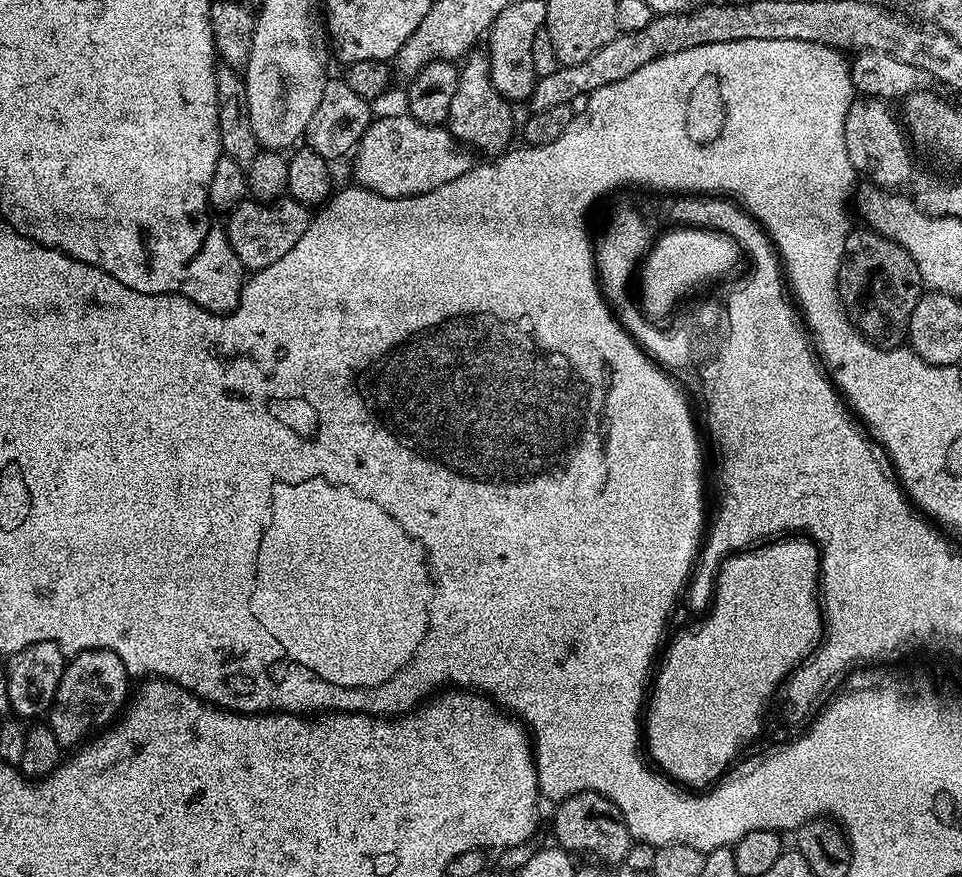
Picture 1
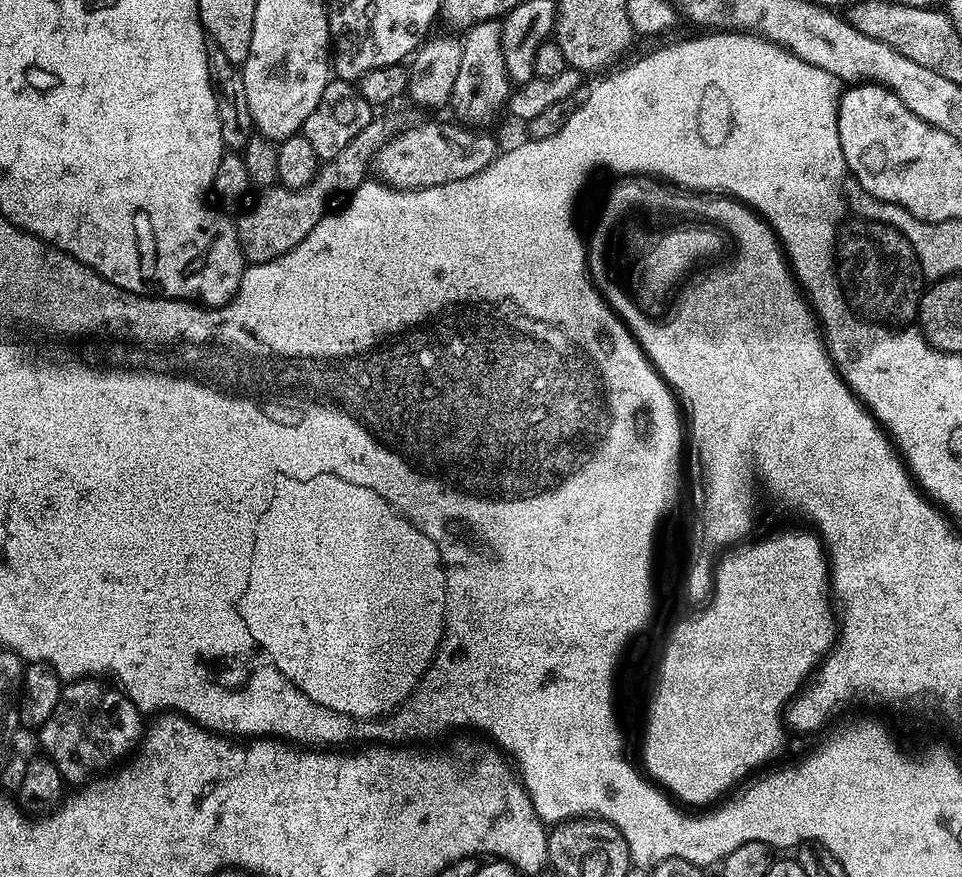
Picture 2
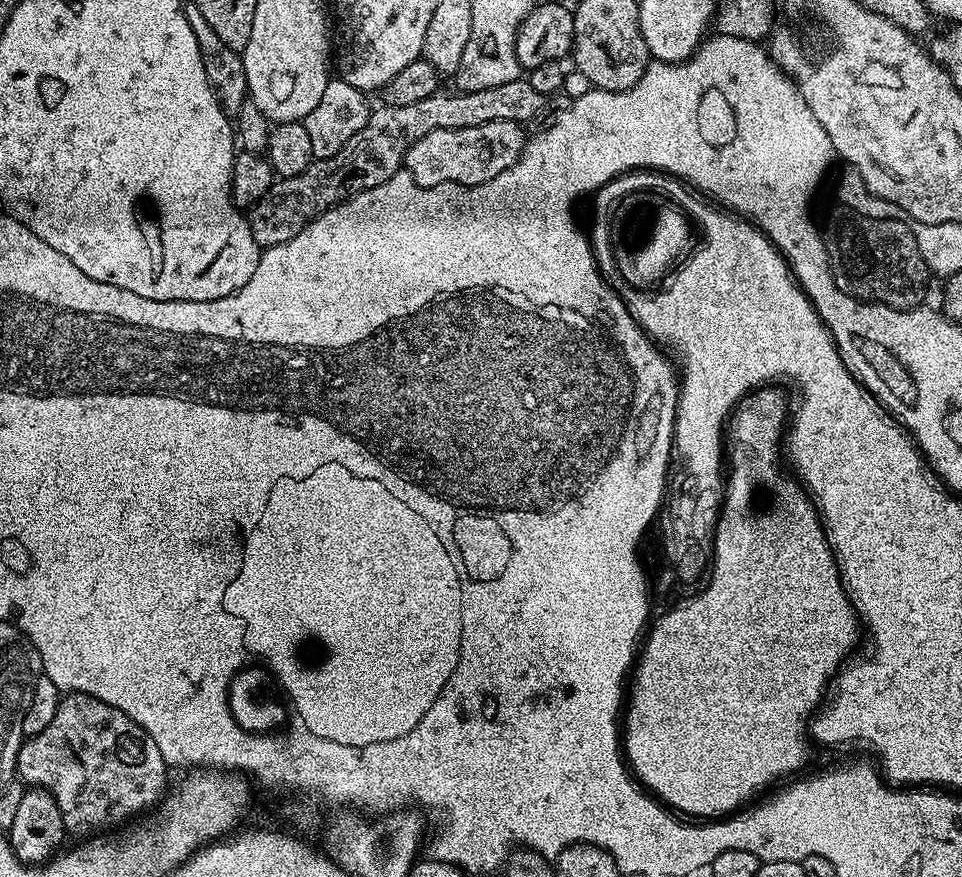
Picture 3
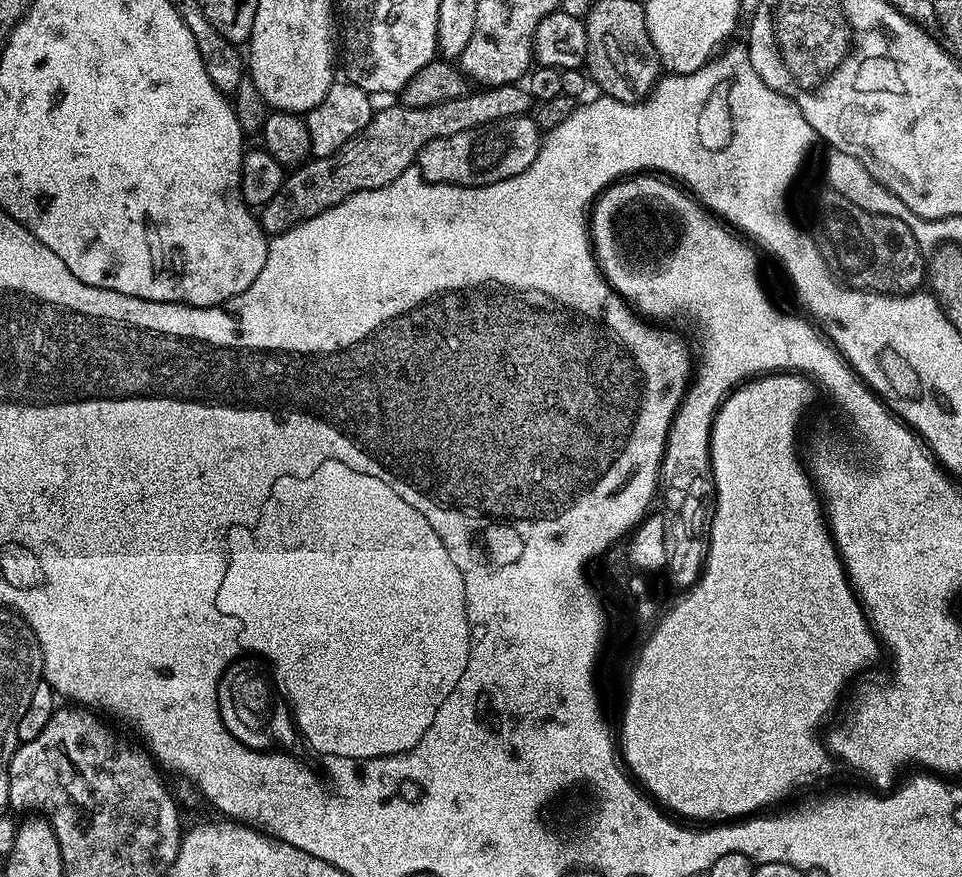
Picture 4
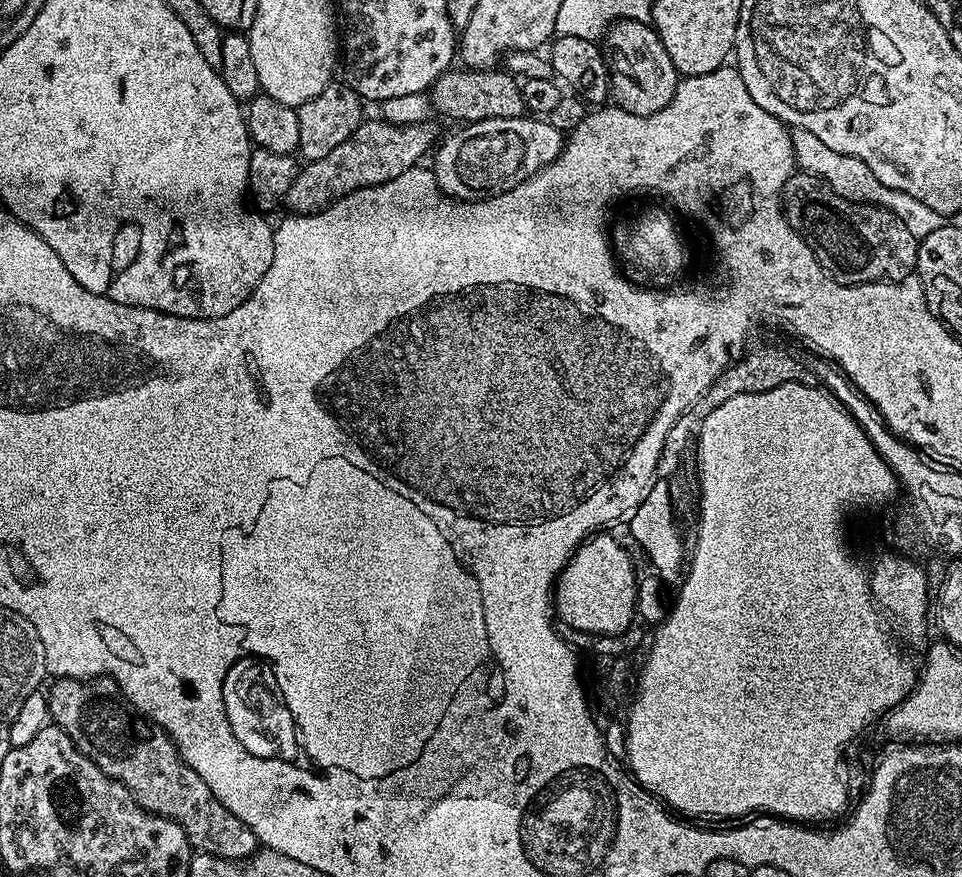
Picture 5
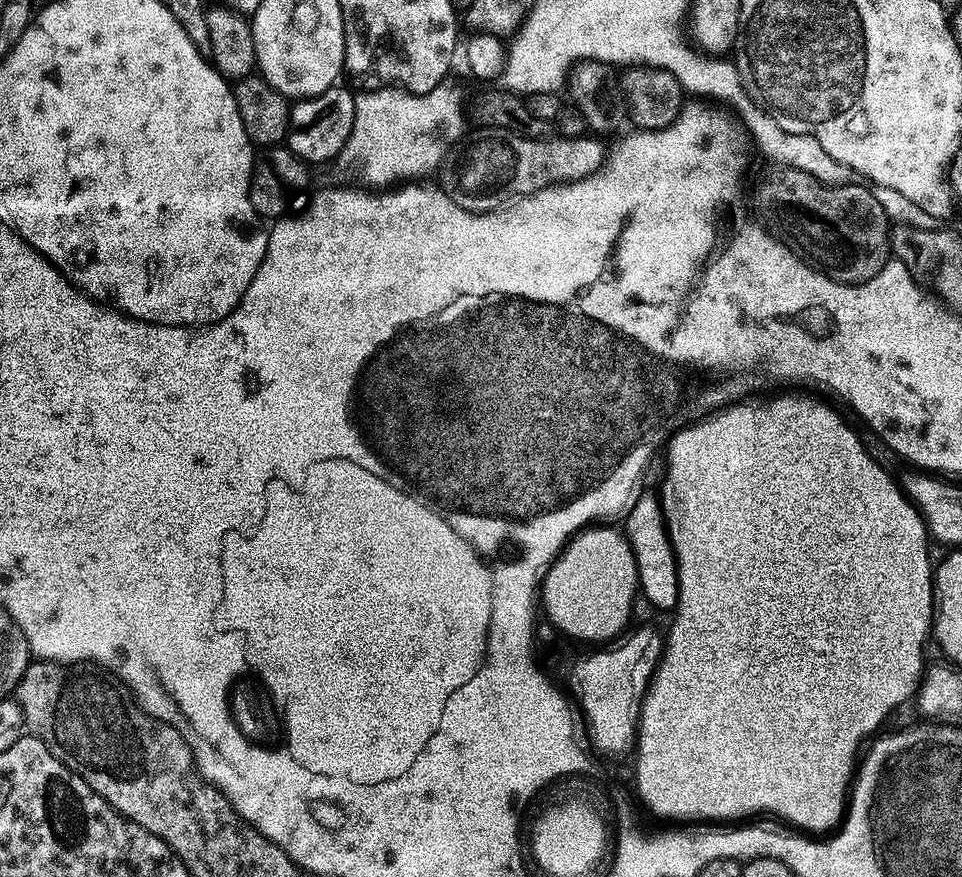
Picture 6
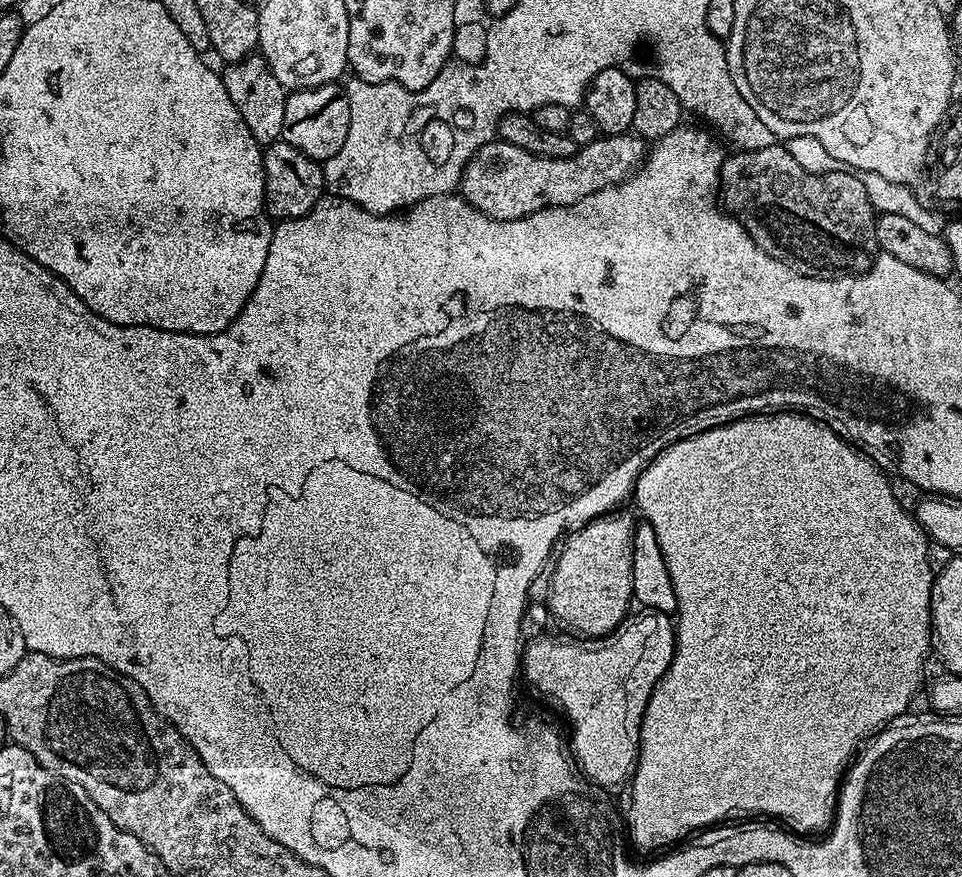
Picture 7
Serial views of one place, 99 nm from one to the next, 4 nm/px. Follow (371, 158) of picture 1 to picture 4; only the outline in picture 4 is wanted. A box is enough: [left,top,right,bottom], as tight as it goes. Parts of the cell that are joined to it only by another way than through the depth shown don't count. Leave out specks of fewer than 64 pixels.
[418,114,541,188]

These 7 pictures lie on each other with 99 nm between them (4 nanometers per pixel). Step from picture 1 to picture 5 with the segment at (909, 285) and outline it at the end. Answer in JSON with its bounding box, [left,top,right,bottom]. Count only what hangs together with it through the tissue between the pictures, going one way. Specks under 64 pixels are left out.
[782,170,918,285]

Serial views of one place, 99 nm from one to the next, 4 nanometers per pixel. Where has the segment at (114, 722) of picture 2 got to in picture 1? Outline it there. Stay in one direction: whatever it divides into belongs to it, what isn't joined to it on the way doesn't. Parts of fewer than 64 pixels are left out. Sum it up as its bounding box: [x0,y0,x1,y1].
[46,650,130,750]

